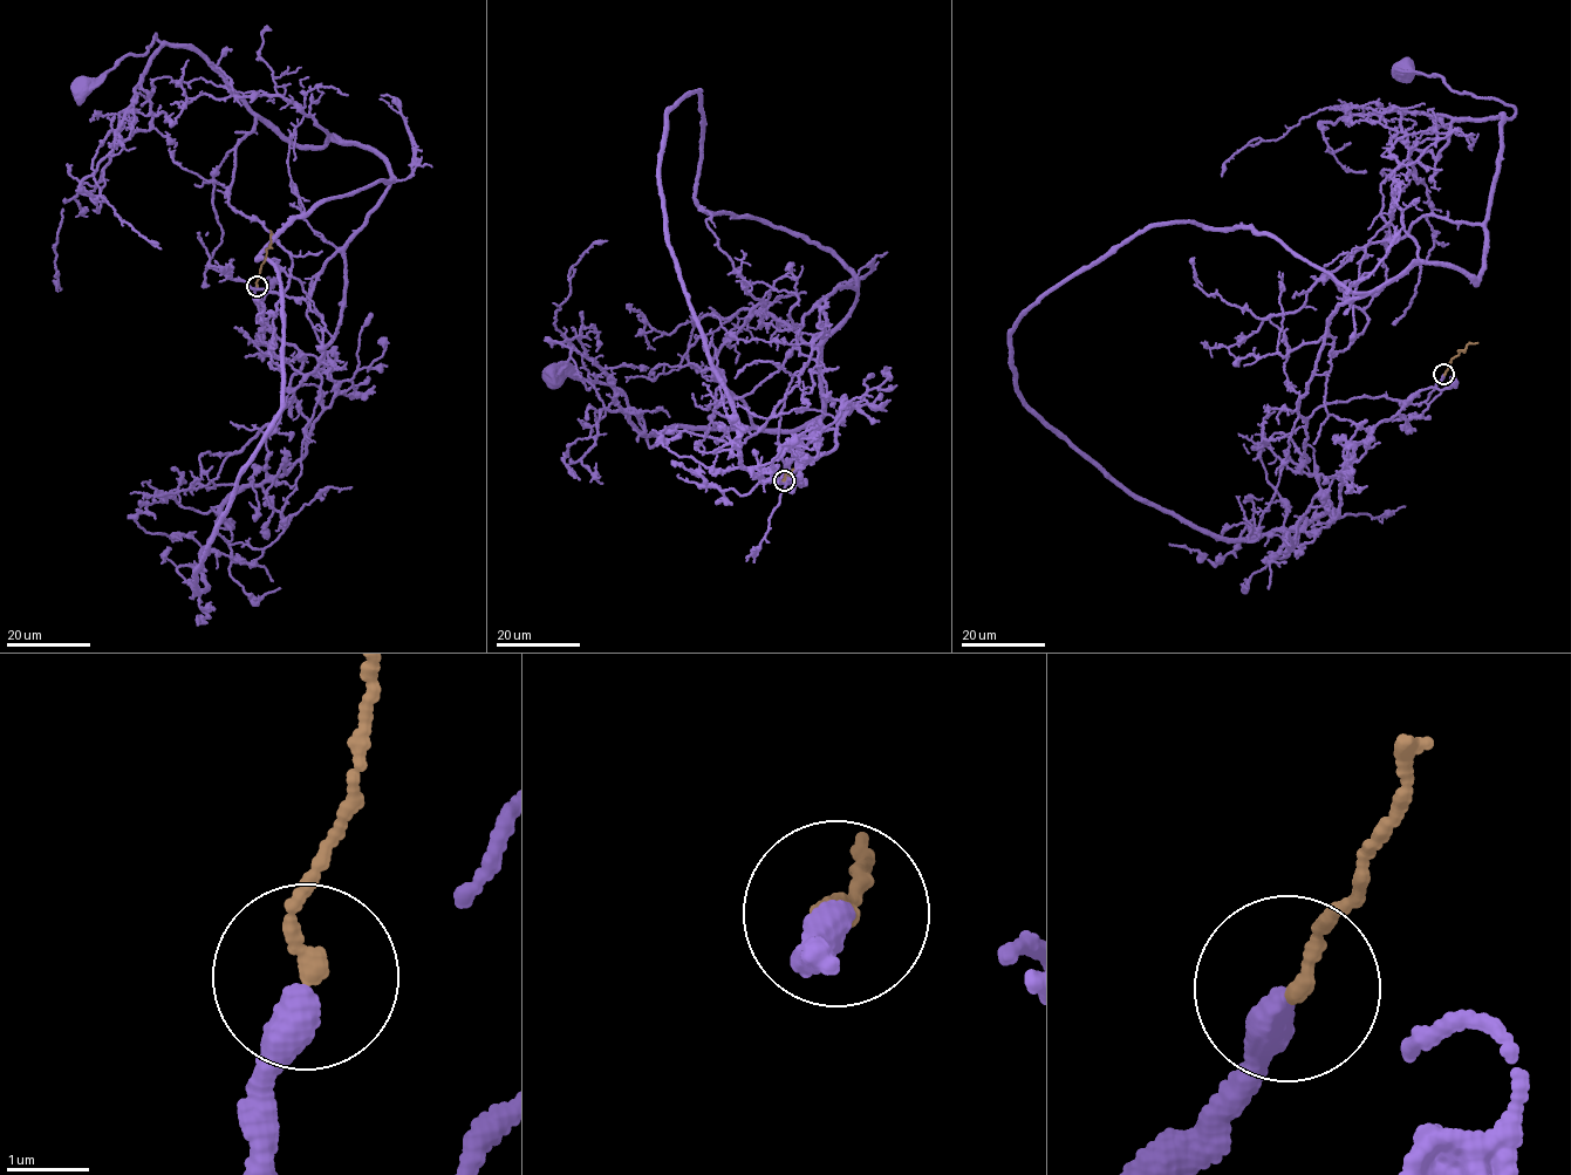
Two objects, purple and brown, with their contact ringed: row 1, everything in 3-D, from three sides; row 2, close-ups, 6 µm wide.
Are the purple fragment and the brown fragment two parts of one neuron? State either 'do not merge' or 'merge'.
merge

